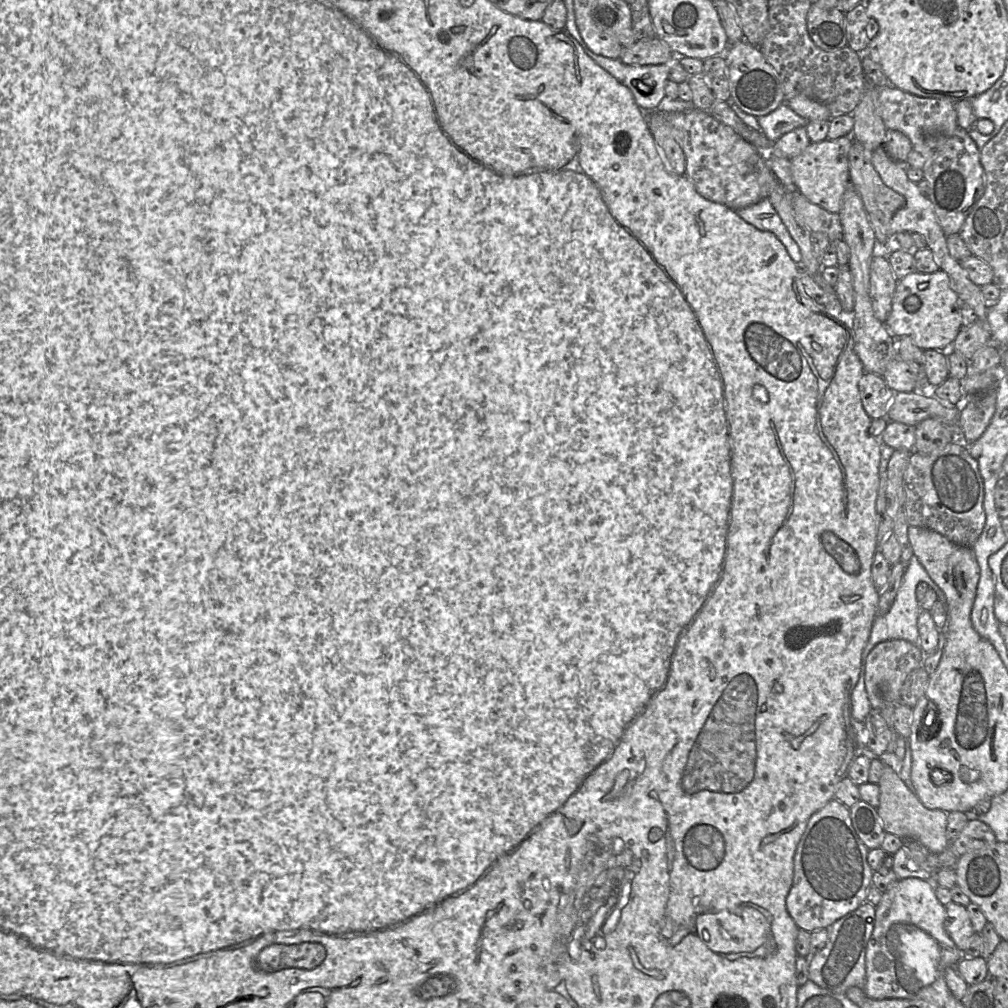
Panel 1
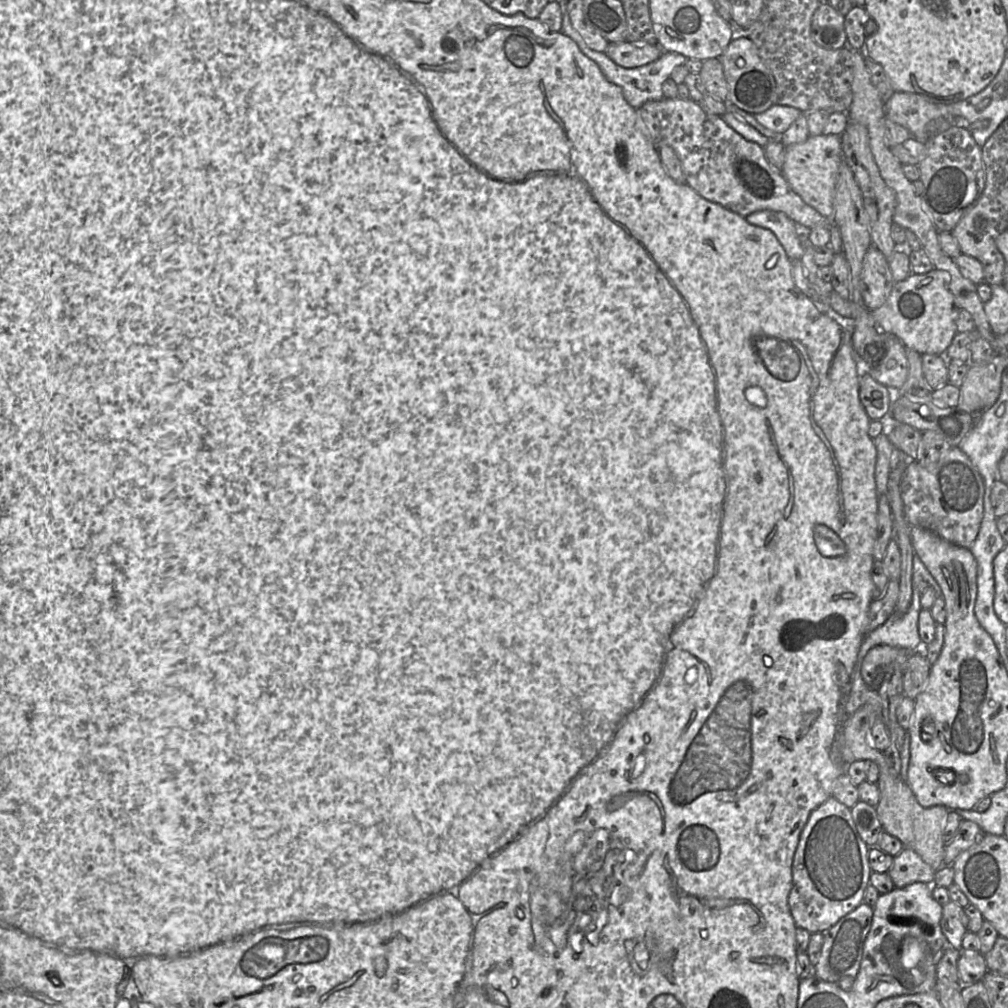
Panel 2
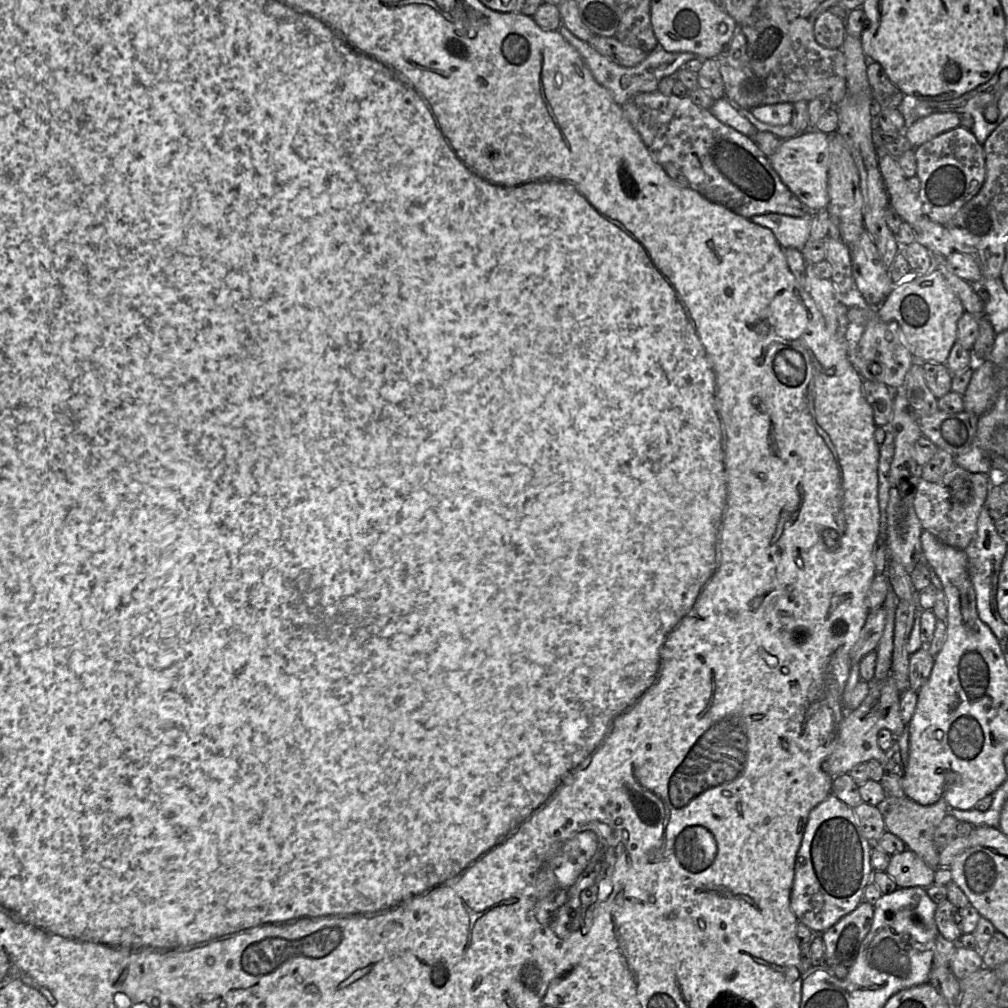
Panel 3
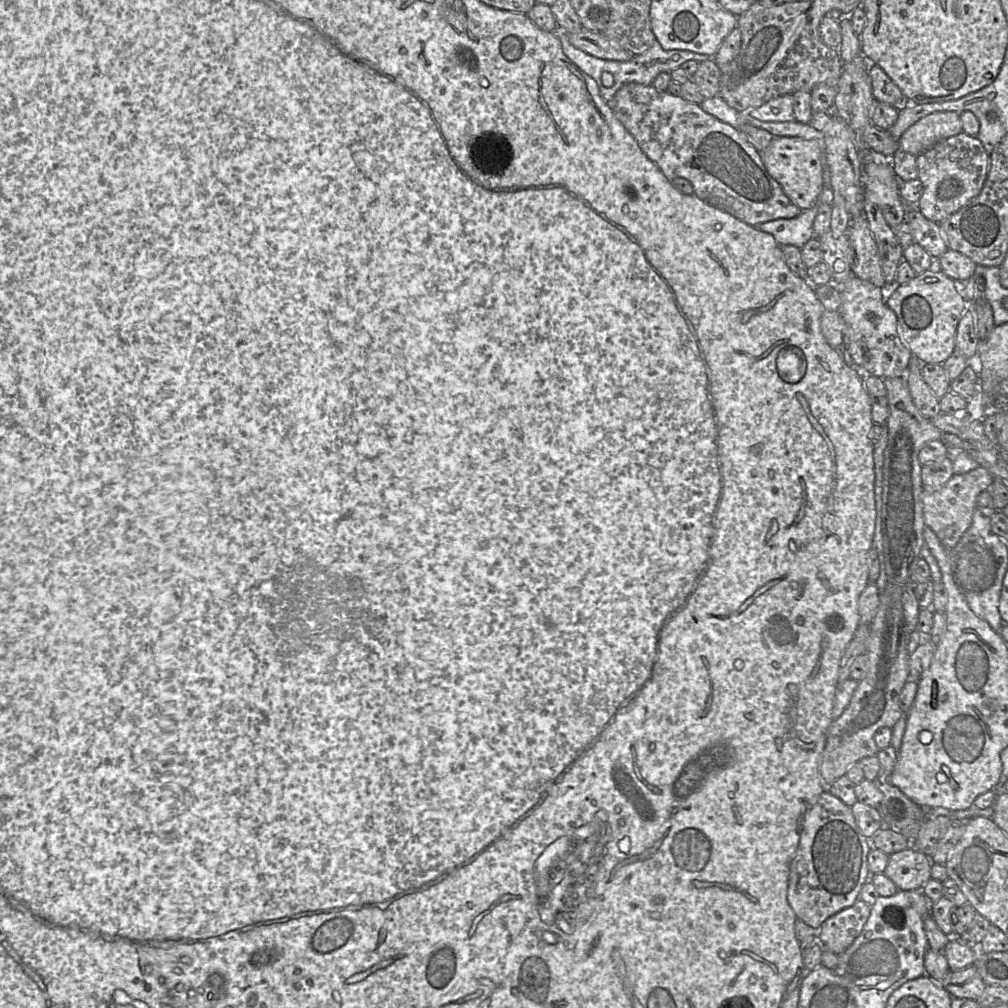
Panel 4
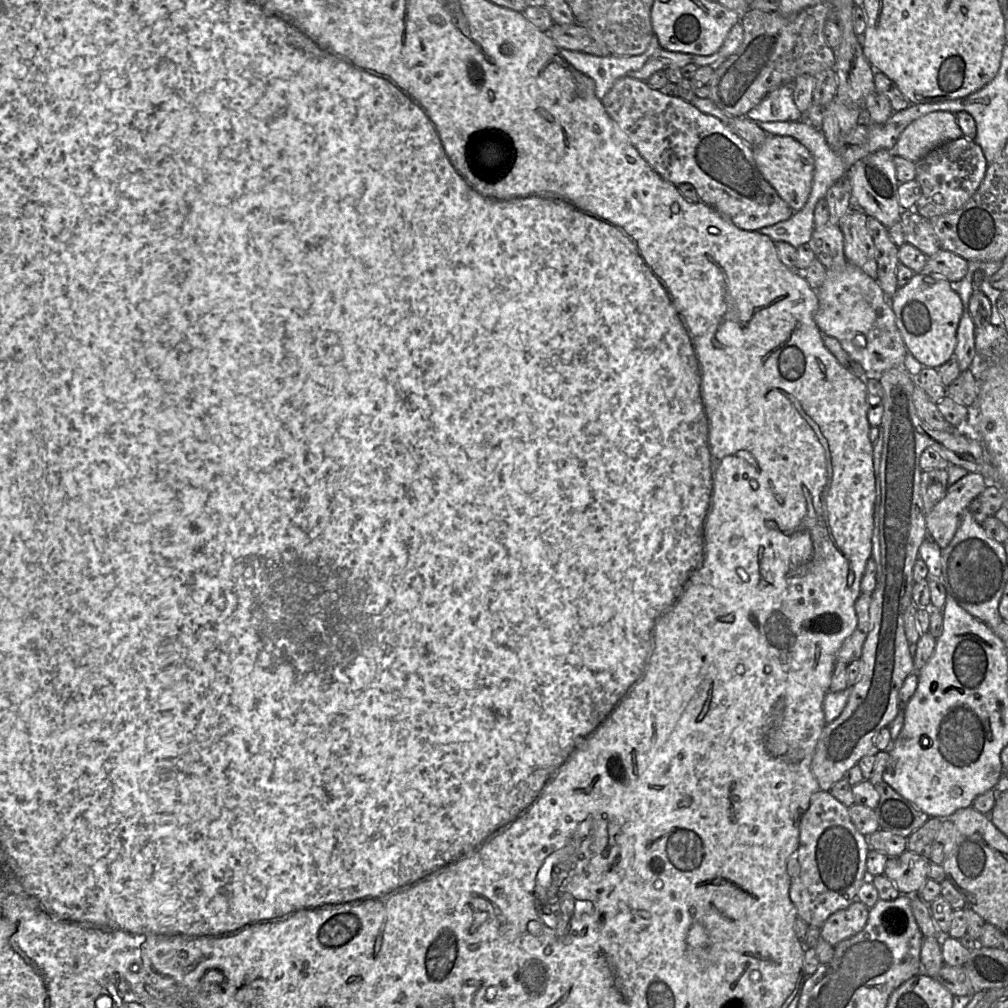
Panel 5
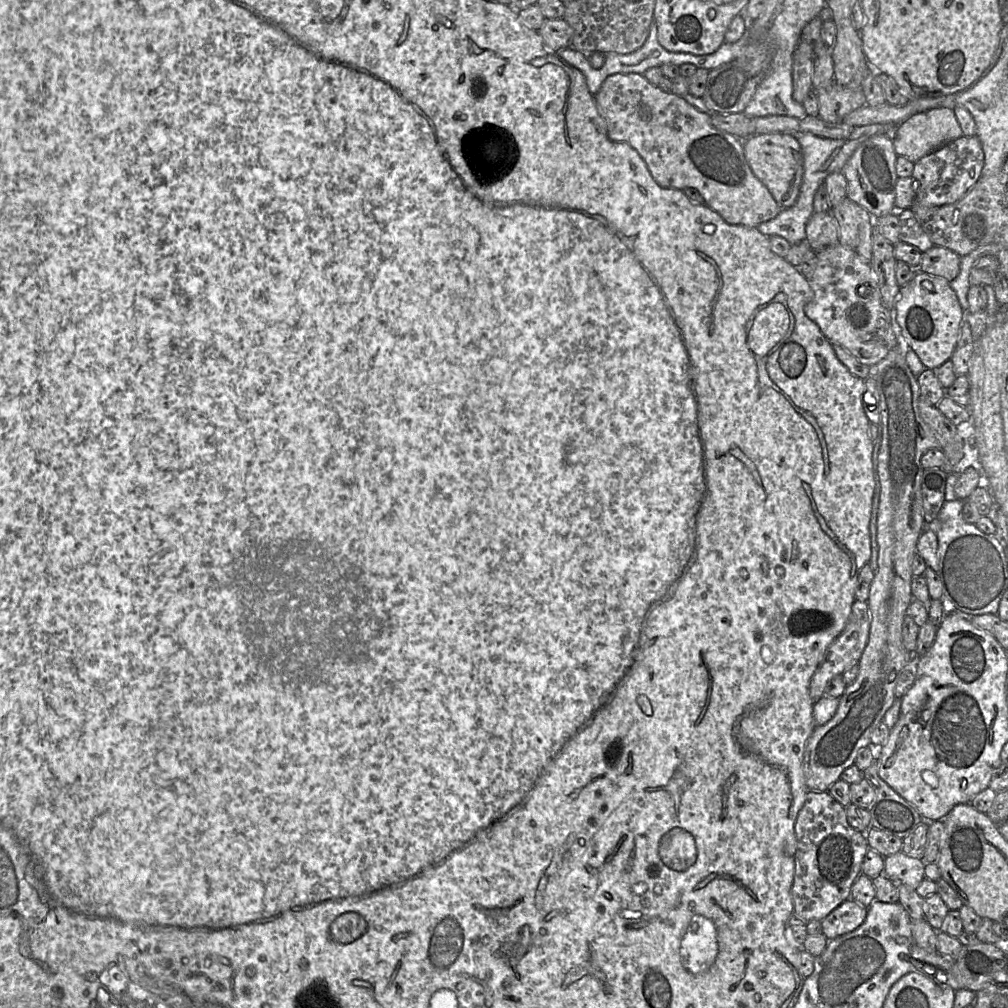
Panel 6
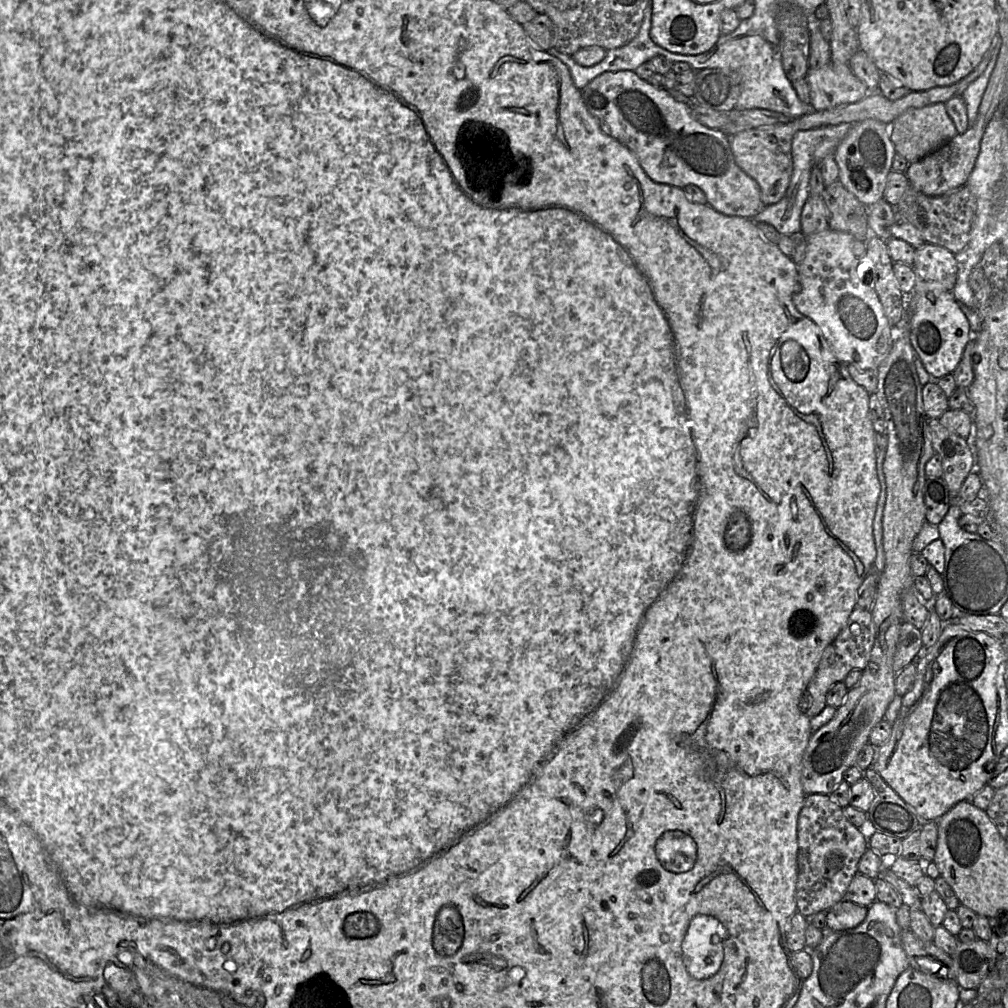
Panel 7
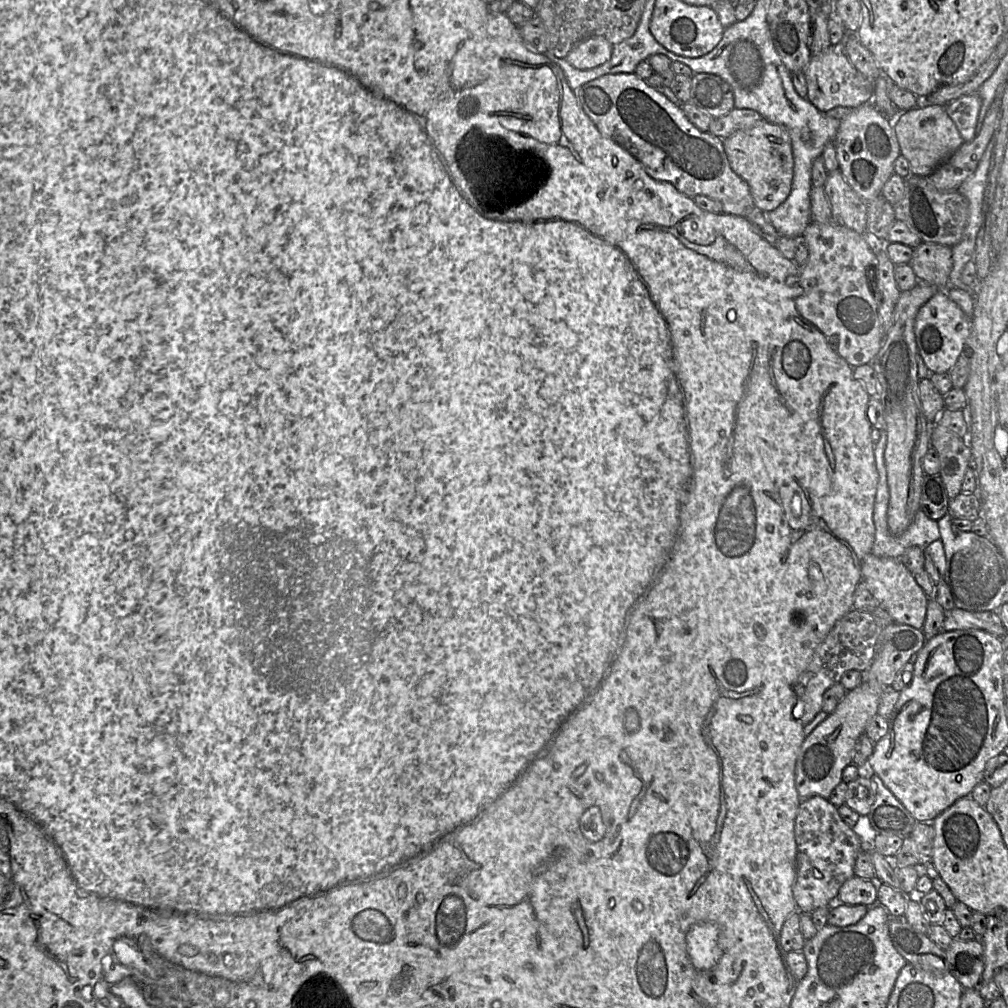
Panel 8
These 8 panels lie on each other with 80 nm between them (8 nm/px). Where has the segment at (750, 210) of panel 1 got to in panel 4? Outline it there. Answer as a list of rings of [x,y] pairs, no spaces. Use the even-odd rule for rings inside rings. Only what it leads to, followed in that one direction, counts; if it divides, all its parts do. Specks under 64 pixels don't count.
[[[825,167],[825,190],[819,202],[810,209],[803,210],[794,218],[779,218],[759,224],[758,229],[771,234],[779,245],[793,245],[801,249],[814,237],[814,219],[819,203],[831,203],[832,189],[829,186],[829,171]]]

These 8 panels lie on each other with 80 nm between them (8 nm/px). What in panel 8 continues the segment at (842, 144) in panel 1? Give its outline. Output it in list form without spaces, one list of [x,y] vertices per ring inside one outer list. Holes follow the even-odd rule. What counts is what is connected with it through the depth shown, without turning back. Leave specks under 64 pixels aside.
[[[763,121],[734,132],[723,139],[723,144],[732,170],[748,184],[757,209],[768,213],[787,199],[792,188],[794,159],[791,138],[784,127]]]

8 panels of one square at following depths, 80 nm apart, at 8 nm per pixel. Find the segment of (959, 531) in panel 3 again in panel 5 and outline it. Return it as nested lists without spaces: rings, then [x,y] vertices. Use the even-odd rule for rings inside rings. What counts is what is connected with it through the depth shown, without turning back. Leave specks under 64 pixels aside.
[[[968,472],[956,483],[947,488],[945,496],[925,515],[927,531],[940,549],[952,541],[963,515],[968,511],[972,500],[986,488],[987,480],[980,474]]]

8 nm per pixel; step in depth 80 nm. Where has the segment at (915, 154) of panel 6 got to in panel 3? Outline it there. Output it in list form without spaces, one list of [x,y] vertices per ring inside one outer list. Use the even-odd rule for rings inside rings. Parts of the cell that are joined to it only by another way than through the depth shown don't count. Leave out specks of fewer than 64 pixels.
[[[957,113],[932,114],[912,124],[905,132],[906,138],[917,148],[933,138],[959,127],[960,116]]]

